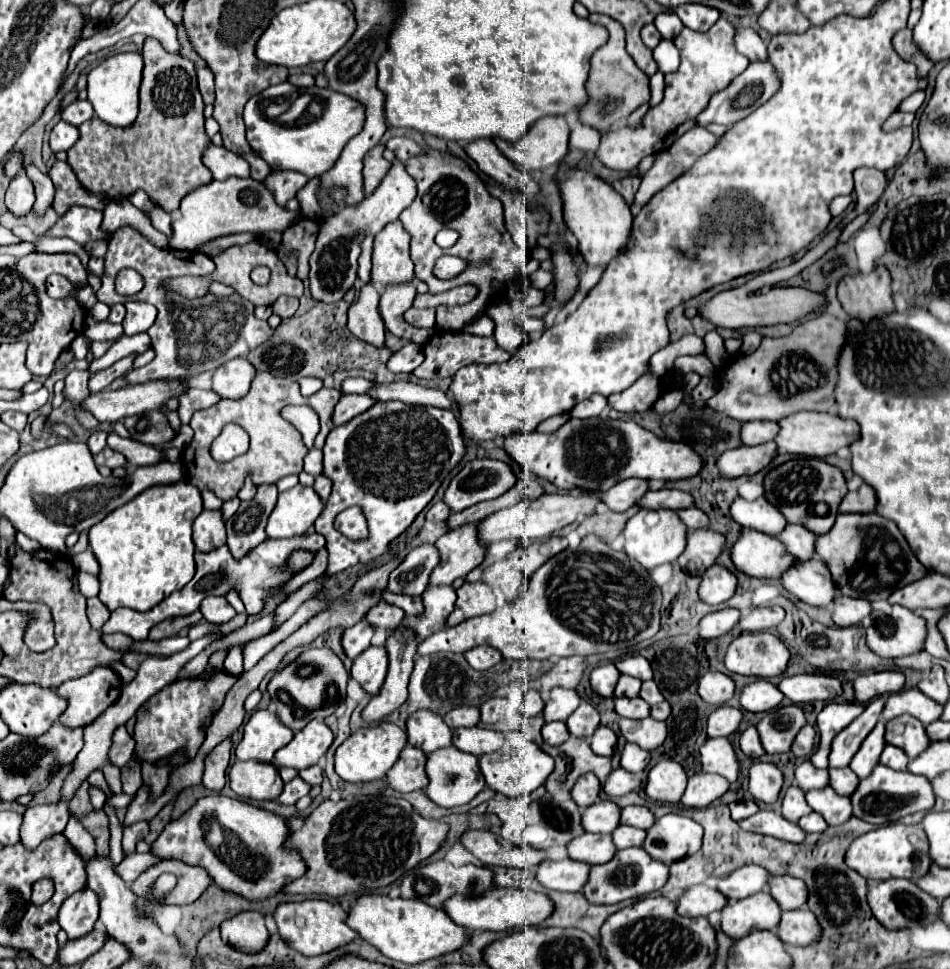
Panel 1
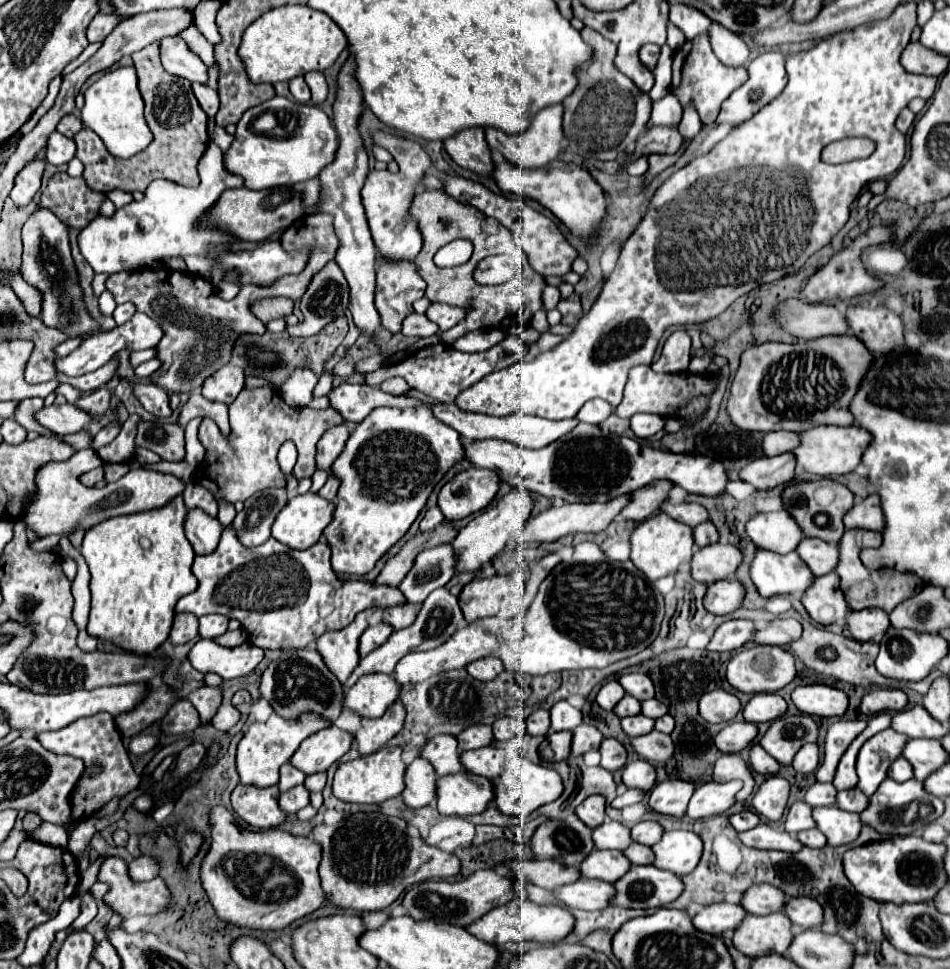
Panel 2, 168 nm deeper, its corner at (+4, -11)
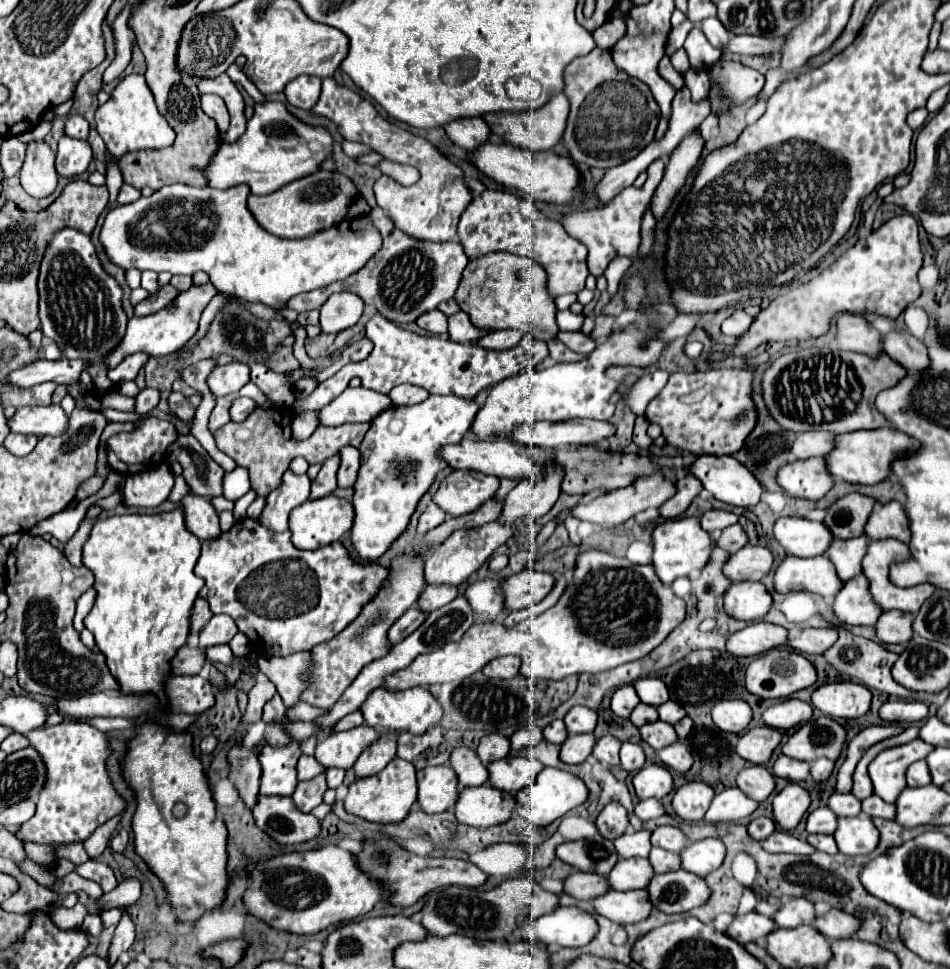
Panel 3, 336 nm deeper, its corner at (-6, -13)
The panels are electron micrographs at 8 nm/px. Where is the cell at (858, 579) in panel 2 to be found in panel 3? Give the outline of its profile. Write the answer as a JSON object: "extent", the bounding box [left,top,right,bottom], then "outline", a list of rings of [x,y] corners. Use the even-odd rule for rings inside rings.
{"extent":[862,539,934,613],"outline":[[[884,539],[884,541],[872,541],[870,547],[868,547],[868,553],[862,561],[862,567],[864,567],[864,575],[870,579],[870,591],[876,599],[876,603],[884,609],[884,611],[890,611],[890,609],[900,609],[900,611],[910,611],[910,613],[918,613],[922,603],[934,593],[934,585],[916,585],[916,587],[910,587],[910,589],[902,589],[902,587],[896,587],[894,583],[890,583],[890,565],[892,563],[900,563],[902,559],[910,559],[910,549],[906,543],[902,541],[896,541],[896,539]]]}

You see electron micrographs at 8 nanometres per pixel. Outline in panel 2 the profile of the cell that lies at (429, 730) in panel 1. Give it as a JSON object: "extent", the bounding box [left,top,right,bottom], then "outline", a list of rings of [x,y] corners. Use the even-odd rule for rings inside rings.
{"extent":[420,733,464,777],"outline":[[[440,733],[440,735],[426,739],[426,743],[420,749],[420,757],[430,761],[440,777],[458,773],[464,769],[458,759],[458,741],[452,735]]]}

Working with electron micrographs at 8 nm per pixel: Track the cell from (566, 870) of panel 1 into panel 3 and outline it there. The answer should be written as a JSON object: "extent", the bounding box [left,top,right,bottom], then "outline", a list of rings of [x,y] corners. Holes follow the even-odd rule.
{"extent":[592,891,654,925],"outline":[[[608,891],[606,895],[592,901],[596,911],[618,925],[640,923],[650,915],[654,905],[650,903],[648,891]]]}

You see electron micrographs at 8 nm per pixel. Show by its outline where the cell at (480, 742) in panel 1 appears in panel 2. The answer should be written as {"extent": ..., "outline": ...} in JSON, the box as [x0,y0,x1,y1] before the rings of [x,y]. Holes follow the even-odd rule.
{"extent":[460,745,504,779],"outline":[[[492,745],[460,753],[460,763],[464,765],[464,769],[474,775],[482,775],[486,779],[492,779],[502,773],[502,759],[504,751]]]}

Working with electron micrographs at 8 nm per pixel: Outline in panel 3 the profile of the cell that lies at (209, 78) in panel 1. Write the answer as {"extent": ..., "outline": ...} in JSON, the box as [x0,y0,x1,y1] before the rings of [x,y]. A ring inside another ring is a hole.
{"extent":[202,95,230,133],"outline":[[[202,95],[202,111],[216,121],[216,125],[218,125],[218,129],[222,133],[228,129],[230,117],[228,117],[228,109],[226,109],[226,103],[224,103],[222,97],[218,97],[218,95]]]}

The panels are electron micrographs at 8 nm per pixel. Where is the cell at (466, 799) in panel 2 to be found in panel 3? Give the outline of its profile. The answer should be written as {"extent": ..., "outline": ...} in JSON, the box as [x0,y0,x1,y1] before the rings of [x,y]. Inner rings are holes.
{"extent":[456,785,518,829],"outline":[[[490,785],[466,787],[456,803],[456,819],[470,827],[488,829],[510,821],[516,805],[518,803],[512,793],[494,789]]]}

